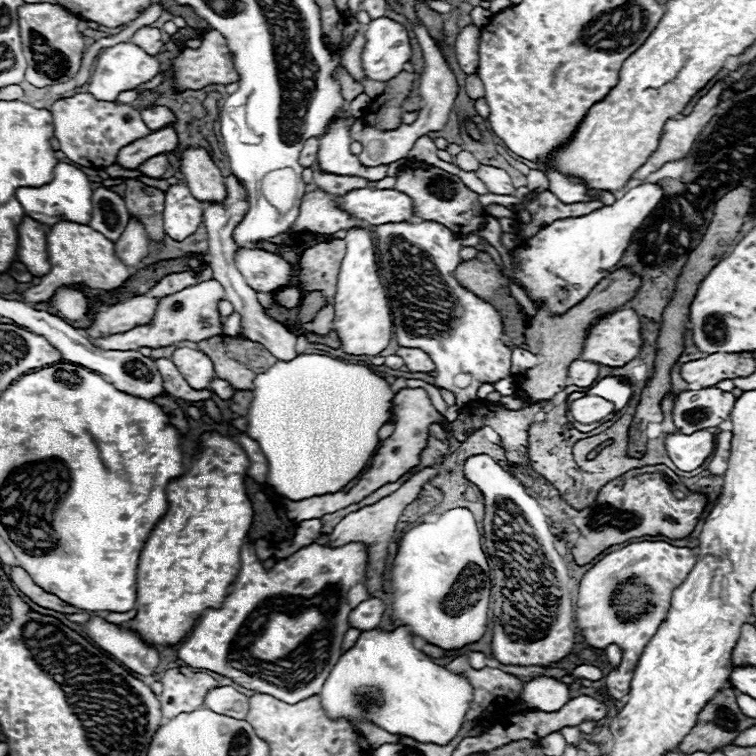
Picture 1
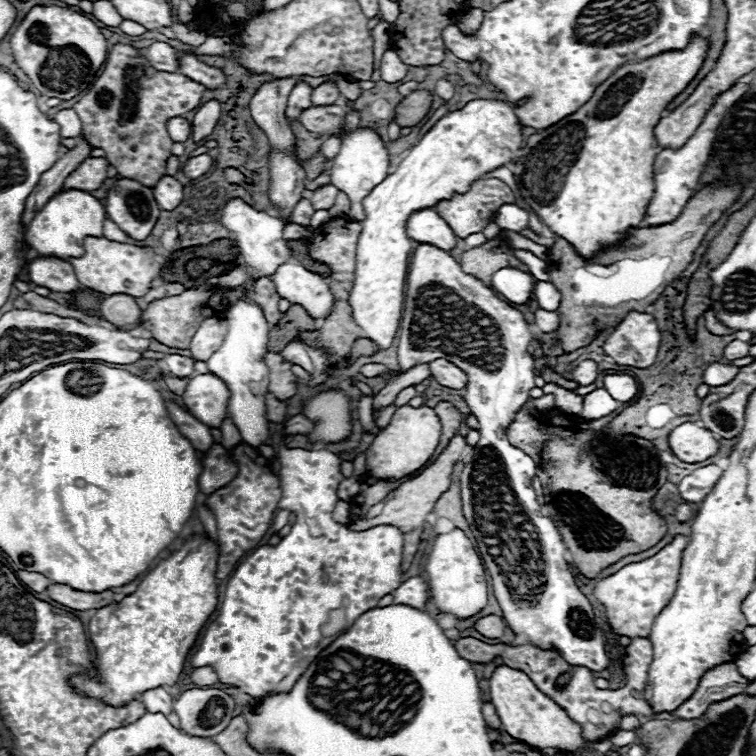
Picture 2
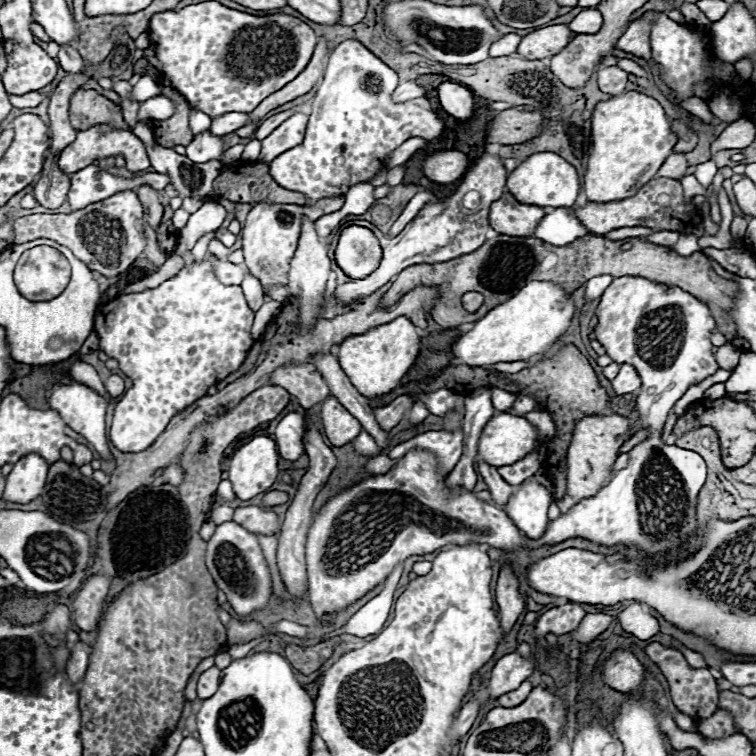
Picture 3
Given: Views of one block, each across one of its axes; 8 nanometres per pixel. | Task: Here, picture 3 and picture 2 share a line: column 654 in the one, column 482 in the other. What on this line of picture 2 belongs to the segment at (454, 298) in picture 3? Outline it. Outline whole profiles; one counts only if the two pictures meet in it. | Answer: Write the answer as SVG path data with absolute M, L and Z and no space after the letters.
M500 236L488 240L486 244L466 250L460 258L460 266L466 274L476 276L486 286L490 286L490 278L500 268L520 268L526 270L526 266L512 256L512 250L508 244L500 244Z

